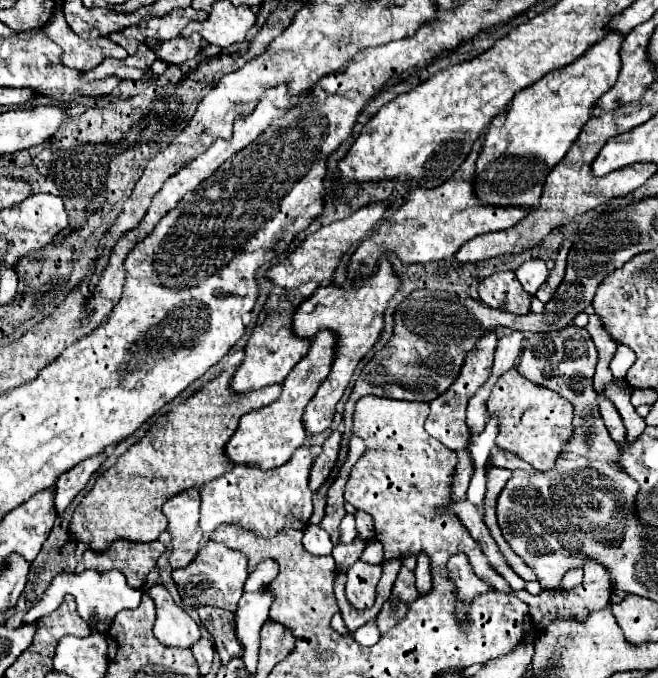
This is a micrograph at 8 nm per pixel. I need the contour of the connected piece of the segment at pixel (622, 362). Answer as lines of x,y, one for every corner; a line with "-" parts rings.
618,346
612,362
610,362
610,370
614,374
614,378
622,380
626,376
626,370
634,364
634,350
628,348
628,346

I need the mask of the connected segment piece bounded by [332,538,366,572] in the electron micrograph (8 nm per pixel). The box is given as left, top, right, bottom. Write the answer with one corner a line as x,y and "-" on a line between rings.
356,538
356,540
350,542
348,546
344,546
344,544
336,544
336,546
334,546
332,556
334,556
336,566
338,566
340,572
346,572
346,568
360,558
360,554
362,554
362,550
364,550
364,544
366,544
364,540
358,540
358,538

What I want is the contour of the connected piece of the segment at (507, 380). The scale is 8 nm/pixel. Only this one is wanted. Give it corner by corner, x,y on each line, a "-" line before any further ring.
516,368
508,370
494,384
492,396
488,400
488,412
500,416
500,432
496,444
518,454
534,468
536,464
546,464
546,468
552,468
568,440
572,440
574,436
572,404
566,398
558,396
558,392
542,388
542,384
534,384
532,380
526,380
526,376
522,376

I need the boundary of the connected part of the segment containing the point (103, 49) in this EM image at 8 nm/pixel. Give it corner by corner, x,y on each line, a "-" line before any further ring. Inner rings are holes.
60,10
54,12
50,18
50,24
42,28
46,36
50,36
60,48
62,48
62,62
68,68
76,68
80,72
88,72
96,68
104,58
126,58
128,52
112,42
110,38
98,38
98,40
82,40
78,34
70,32
70,26
66,24

